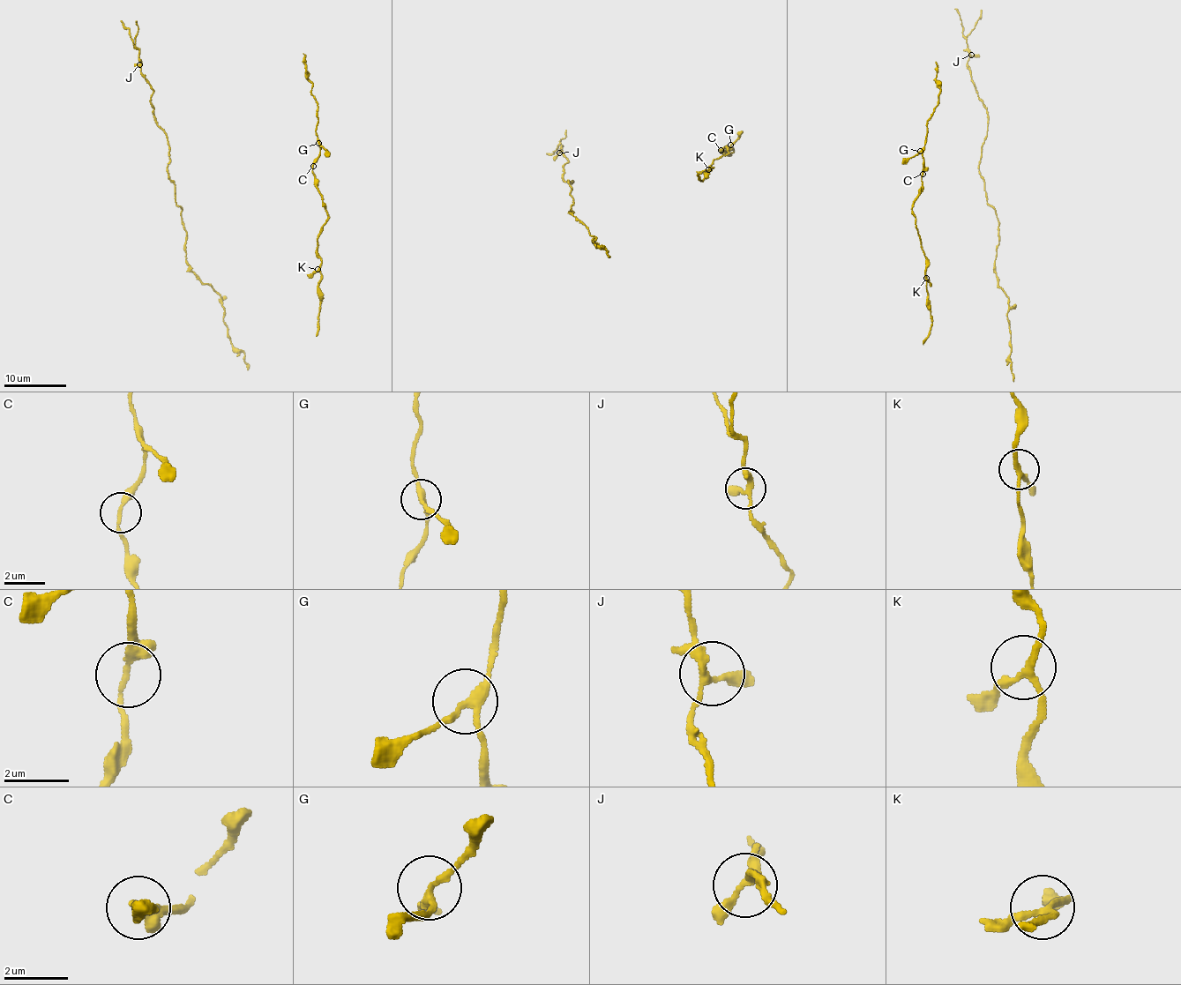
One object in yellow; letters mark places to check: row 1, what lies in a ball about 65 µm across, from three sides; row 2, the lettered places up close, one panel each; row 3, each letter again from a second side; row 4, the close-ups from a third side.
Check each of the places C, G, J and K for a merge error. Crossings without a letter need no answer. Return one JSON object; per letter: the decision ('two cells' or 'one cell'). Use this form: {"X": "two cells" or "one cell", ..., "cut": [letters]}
{"C": "one cell", "G": "one cell", "J": "one cell", "K": "one cell", "cut": []}

